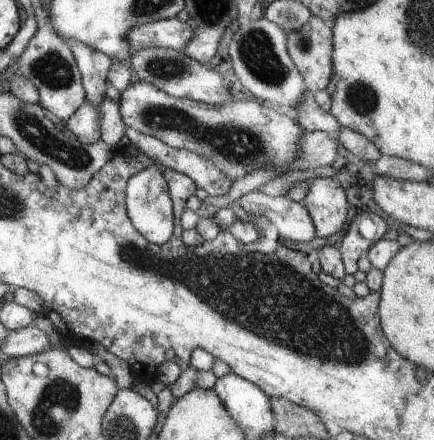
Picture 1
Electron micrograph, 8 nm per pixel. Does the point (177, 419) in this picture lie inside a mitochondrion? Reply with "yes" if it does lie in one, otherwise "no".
no

